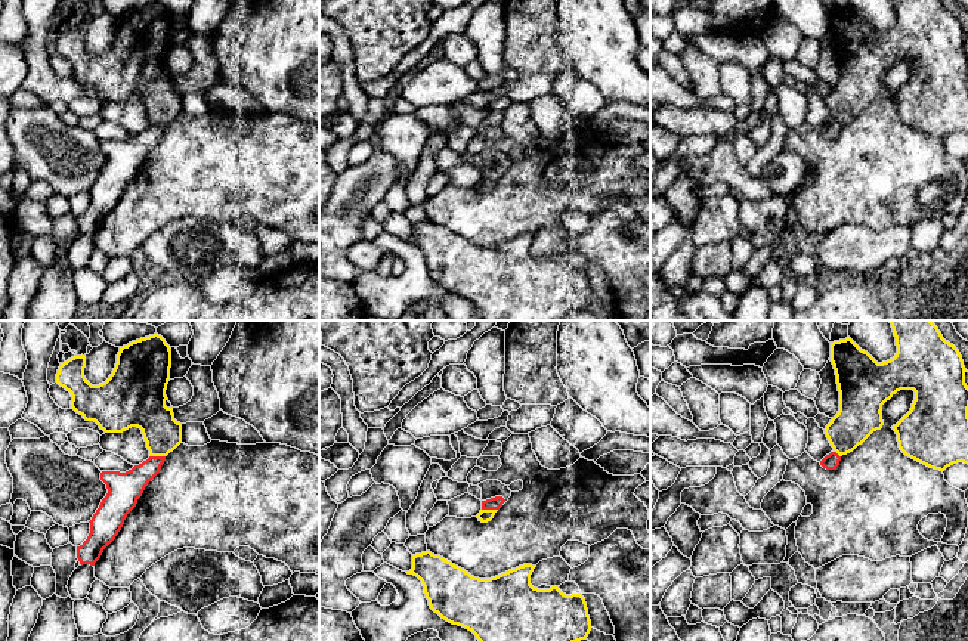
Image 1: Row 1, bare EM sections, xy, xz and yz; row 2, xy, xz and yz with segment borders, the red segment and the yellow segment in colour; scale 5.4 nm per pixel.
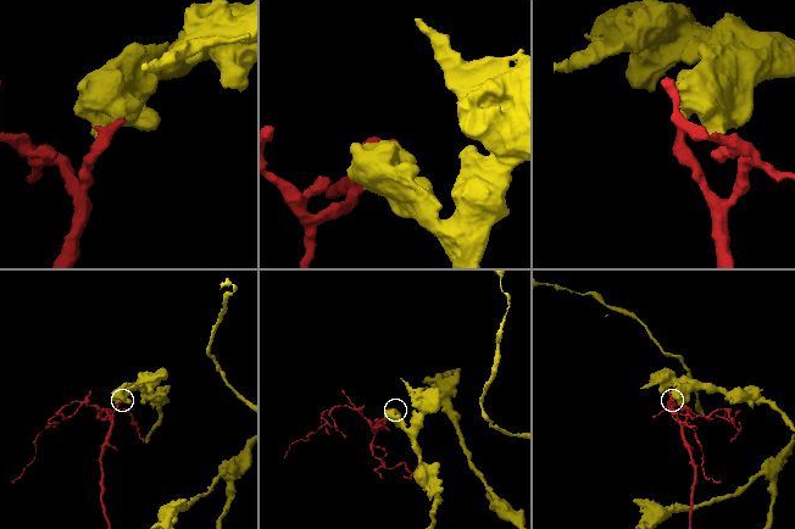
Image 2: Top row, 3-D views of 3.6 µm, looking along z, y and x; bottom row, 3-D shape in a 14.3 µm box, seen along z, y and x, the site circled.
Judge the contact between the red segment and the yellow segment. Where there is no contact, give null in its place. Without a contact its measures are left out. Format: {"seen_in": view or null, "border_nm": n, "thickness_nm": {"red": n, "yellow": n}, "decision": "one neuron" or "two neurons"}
{"seen_in": "xy", "border_nm": 90, "thickness_nm": {"red": 180, "yellow": 200}, "decision": "two neurons"}

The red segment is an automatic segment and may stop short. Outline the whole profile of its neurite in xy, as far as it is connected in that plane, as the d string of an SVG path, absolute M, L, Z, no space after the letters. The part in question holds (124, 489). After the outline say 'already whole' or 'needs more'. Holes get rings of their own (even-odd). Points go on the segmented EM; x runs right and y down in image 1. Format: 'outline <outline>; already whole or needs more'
outline M149 456L126 473L102 471L100 480L108 493L93 514L87 539L77 546L80 564L90 564L100 558L103 549L121 530L127 514L136 507L148 483L160 473L166 456Z; already whole

